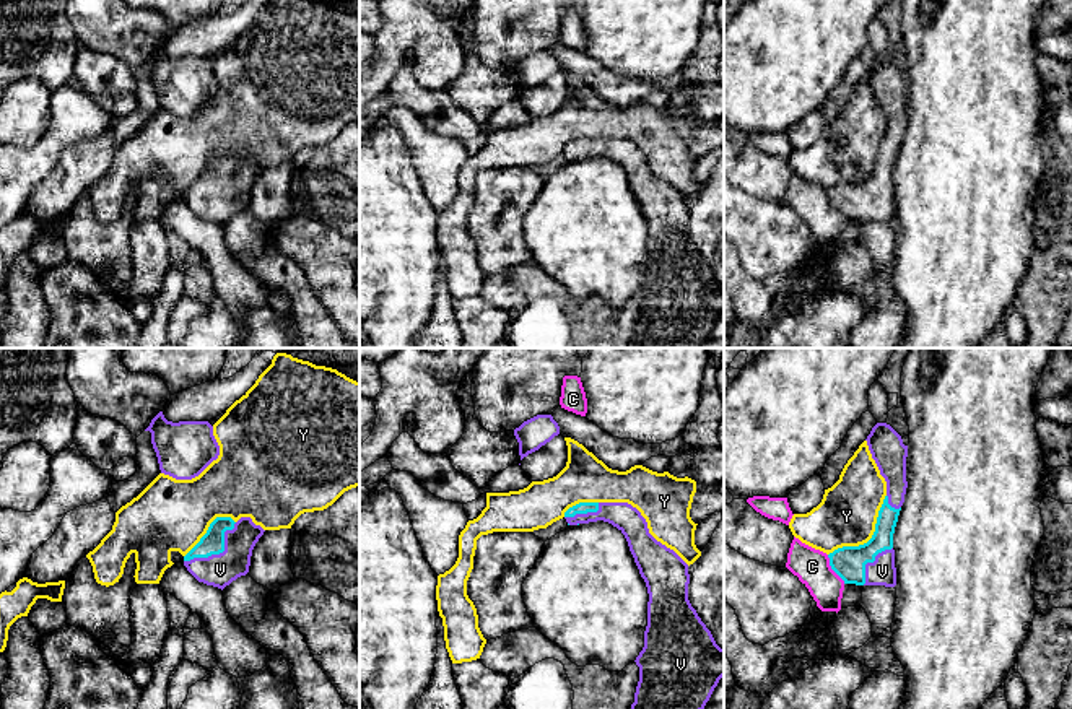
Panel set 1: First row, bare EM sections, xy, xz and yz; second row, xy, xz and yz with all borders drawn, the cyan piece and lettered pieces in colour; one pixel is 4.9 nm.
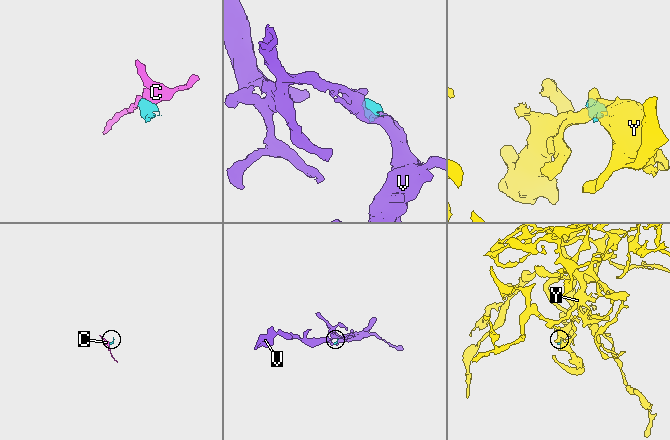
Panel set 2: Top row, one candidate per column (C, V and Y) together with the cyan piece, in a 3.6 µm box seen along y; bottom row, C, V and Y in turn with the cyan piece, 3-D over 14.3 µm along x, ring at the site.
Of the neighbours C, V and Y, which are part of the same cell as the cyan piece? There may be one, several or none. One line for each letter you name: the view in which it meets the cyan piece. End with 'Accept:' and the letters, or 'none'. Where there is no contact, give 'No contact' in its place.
V: Touches cyan in xy
Accept: V

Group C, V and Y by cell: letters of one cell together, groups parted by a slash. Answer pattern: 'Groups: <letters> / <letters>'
Groups: C / V / Y

